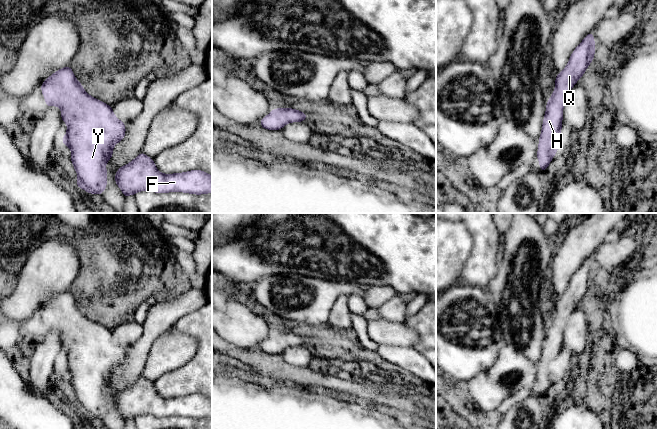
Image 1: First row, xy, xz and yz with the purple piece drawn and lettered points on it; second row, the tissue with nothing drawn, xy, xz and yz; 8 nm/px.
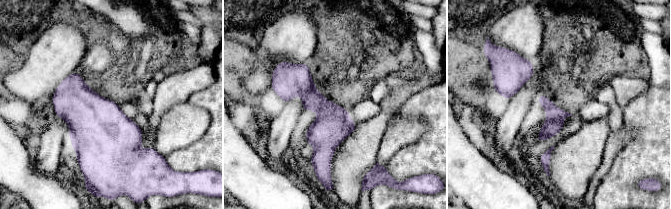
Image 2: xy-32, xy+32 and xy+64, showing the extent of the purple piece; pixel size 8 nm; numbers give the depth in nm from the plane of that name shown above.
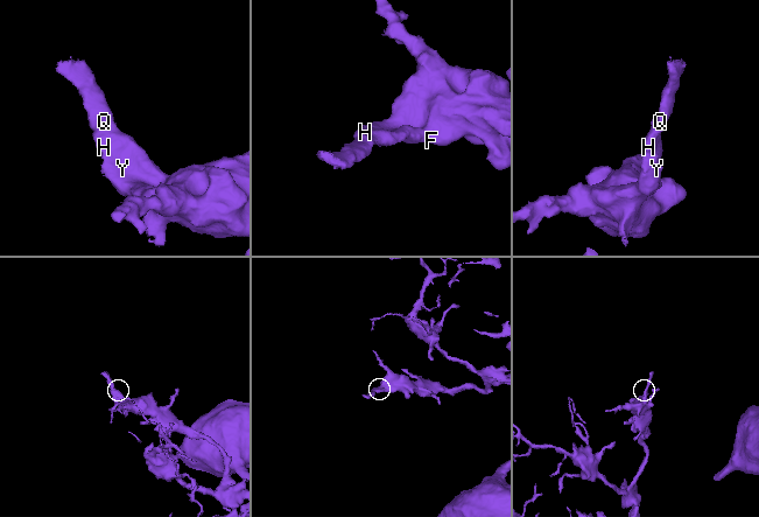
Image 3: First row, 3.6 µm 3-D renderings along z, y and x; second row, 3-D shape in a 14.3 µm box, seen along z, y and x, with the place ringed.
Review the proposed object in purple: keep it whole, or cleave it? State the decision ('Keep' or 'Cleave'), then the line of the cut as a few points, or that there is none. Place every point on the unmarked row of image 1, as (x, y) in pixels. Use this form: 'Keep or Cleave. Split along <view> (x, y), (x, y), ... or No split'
Keep. No split

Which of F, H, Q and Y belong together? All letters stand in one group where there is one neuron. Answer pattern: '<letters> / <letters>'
F H Q Y

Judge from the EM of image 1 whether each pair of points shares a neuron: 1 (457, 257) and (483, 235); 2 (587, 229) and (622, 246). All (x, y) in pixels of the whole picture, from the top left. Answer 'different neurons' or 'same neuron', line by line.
1: different neurons
2: different neurons

